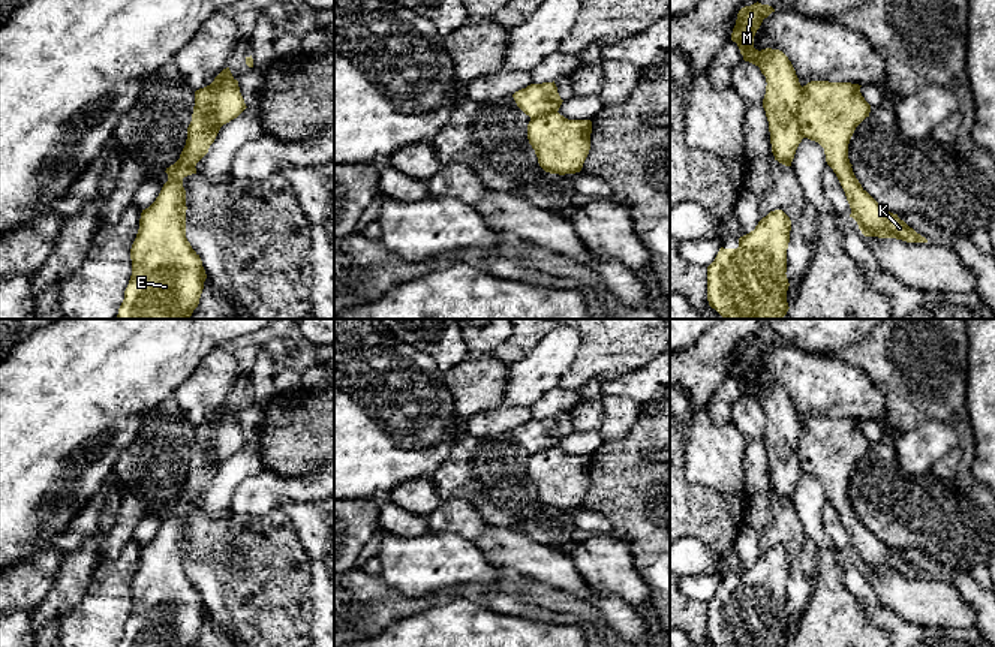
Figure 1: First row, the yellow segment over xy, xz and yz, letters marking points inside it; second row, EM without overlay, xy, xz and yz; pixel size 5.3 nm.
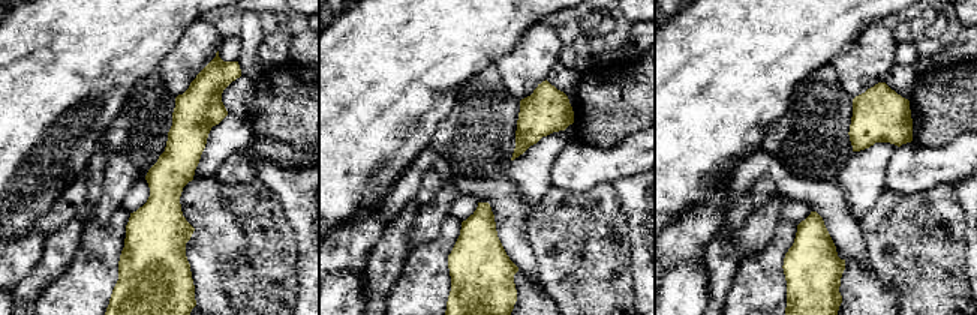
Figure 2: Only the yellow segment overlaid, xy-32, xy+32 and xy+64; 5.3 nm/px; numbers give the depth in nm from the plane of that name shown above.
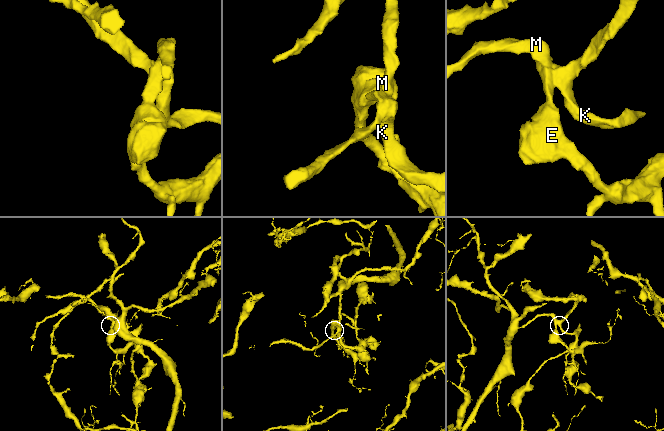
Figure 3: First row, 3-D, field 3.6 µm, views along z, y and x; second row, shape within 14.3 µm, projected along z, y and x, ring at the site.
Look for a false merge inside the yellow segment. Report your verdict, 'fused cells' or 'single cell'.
fused cells

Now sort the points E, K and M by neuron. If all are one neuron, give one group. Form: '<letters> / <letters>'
E M / K

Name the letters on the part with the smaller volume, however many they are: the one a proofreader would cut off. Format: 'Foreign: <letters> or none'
Foreign: K

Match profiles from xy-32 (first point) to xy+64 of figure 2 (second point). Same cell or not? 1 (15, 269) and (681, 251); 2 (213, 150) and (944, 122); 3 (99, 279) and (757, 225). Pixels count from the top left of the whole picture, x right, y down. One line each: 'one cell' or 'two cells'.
1: one cell
2: two cells
3: two cells

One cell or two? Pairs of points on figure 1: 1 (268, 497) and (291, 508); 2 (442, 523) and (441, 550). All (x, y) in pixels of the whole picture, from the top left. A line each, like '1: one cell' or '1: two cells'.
1: two cells
2: two cells

